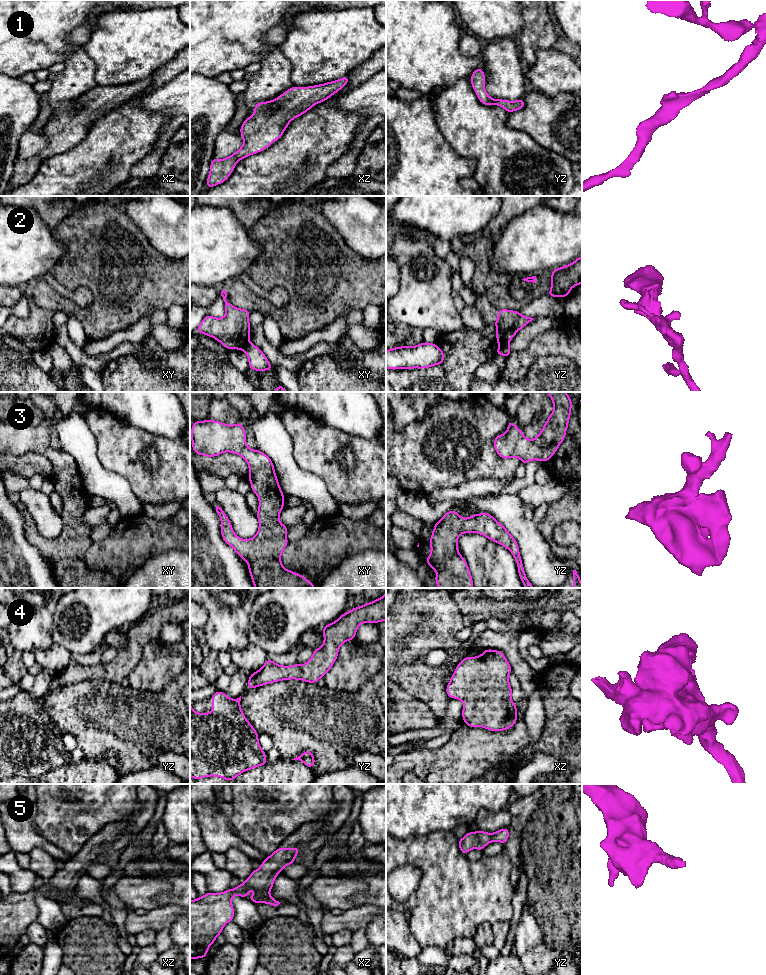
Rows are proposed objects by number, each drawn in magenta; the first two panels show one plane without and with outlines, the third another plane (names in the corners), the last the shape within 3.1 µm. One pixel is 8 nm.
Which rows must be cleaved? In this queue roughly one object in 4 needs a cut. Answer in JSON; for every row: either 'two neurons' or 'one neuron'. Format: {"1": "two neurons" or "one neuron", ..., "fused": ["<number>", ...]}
{"1": "one neuron", "2": "two neurons", "3": "one neuron", "4": "one neuron", "5": "one neuron", "fused": ["2"]}

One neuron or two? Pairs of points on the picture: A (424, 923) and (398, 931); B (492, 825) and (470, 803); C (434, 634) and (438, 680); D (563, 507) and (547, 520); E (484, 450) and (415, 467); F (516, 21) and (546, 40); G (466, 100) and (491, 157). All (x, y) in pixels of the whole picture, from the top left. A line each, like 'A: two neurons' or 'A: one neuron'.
A: two neurons
B: two neurons
C: one neuron
D: one neuron
E: one neuron
F: two neurons
G: one neuron

